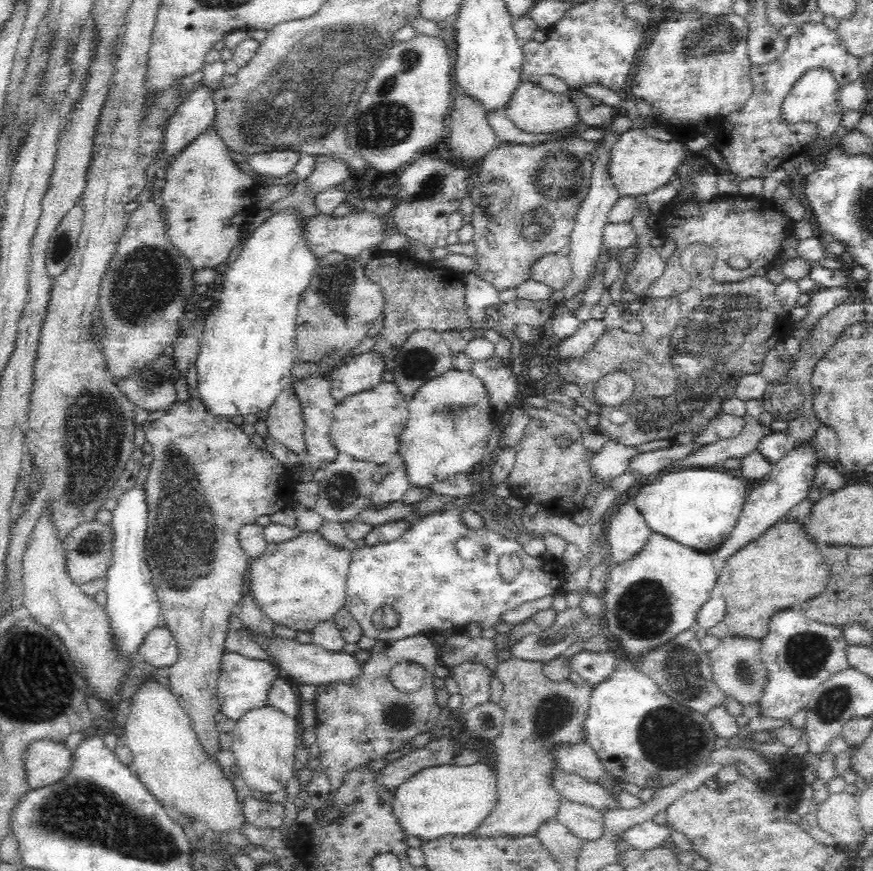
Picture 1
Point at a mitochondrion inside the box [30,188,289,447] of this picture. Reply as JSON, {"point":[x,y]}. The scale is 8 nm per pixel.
{"point":[143,285]}

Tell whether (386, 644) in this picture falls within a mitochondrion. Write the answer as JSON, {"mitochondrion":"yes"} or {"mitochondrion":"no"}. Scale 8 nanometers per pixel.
{"mitochondrion":"no"}

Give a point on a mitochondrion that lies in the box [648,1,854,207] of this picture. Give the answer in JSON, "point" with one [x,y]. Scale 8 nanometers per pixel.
{"point":[702,39]}

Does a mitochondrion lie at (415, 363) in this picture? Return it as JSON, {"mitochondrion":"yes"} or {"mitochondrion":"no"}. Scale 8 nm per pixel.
{"mitochondrion":"yes"}

